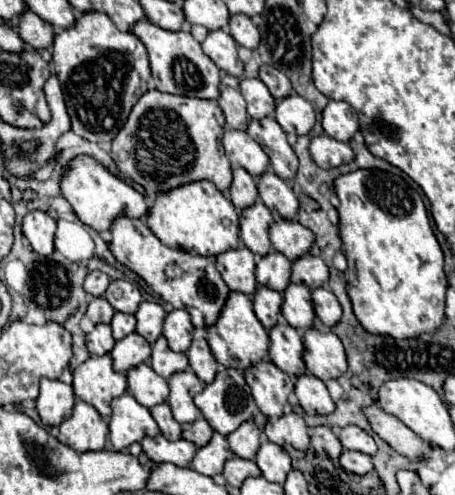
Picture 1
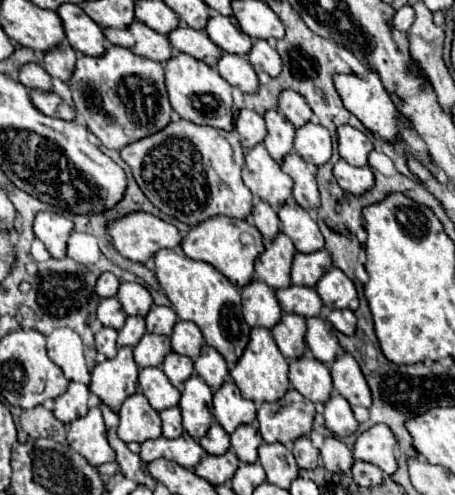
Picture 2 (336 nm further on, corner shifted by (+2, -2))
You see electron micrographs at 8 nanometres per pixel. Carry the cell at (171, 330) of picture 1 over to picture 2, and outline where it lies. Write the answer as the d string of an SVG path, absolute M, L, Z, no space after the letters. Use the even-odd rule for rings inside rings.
M191 321L175 323L173 335L171 335L171 349L175 353L195 359L201 351L201 345L203 345L203 335L195 323L191 323Z

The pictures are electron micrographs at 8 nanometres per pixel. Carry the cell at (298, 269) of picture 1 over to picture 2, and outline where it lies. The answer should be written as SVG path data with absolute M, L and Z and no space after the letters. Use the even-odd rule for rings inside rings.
M331 267L317 281L315 291L319 293L323 305L329 309L351 309L351 311L355 311L359 305L353 281L337 267Z

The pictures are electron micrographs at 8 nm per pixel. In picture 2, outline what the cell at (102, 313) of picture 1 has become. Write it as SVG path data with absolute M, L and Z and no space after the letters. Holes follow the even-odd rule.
M109 297L109 299L103 299L97 307L97 319L105 325L105 327L113 327L113 329L121 329L127 315L123 313L121 309L121 303L115 299L115 297Z

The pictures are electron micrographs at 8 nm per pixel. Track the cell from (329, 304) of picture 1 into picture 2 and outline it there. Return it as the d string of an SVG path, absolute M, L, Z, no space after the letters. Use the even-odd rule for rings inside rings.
M335 309L335 311L331 311L329 317L327 317L327 321L329 321L337 331L341 331L341 333L345 333L345 335L353 335L353 333L355 333L355 323L357 323L357 319L355 319L353 311L349 311L349 309Z

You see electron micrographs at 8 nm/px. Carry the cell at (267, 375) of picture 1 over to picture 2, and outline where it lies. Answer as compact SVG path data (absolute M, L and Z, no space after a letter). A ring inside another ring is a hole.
M289 389L277 403L261 403L257 409L259 433L267 443L283 443L291 447L293 441L311 431L315 407L297 389Z

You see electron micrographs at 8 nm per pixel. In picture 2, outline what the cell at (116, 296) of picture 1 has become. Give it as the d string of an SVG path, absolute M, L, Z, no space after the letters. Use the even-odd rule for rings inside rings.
M121 283L117 291L117 299L127 315L141 315L141 317L147 315L153 303L149 291L139 283Z

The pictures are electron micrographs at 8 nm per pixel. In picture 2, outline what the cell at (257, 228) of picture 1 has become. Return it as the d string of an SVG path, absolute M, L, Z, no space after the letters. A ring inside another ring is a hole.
M279 233L271 241L265 243L265 249L255 261L255 275L257 279L265 281L269 287L287 287L291 283L289 271L293 261L295 247L285 233Z

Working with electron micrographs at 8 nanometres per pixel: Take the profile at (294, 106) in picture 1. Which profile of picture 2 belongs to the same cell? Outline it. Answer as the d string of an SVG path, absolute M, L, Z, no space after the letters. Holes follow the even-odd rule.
M315 121L295 131L295 151L313 165L323 165L331 157L331 135Z

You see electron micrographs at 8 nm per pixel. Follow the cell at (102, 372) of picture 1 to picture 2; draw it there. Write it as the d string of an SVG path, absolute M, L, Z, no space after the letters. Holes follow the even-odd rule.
M121 347L113 359L105 359L91 371L89 391L95 393L113 413L121 403L137 391L137 365L133 361L133 349Z

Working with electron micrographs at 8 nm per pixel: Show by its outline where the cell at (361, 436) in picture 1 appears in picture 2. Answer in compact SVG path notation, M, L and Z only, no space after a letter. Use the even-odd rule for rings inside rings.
M373 425L357 435L357 441L353 445L353 455L359 461L377 465L387 475L393 475L397 469L395 447L397 439L393 437L391 429L385 425Z

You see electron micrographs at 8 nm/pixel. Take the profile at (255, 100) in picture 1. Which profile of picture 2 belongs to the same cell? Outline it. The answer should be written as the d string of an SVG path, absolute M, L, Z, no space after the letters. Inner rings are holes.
M275 109L265 111L263 115L265 125L267 125L267 137L265 137L265 147L269 155L281 163L281 159L293 151L293 137L295 137L295 127Z

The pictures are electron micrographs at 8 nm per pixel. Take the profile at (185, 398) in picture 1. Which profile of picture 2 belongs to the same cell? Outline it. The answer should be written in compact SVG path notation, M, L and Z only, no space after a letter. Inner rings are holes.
M193 373L181 391L179 409L183 415L183 427L193 439L201 439L211 427L211 389L209 385Z

